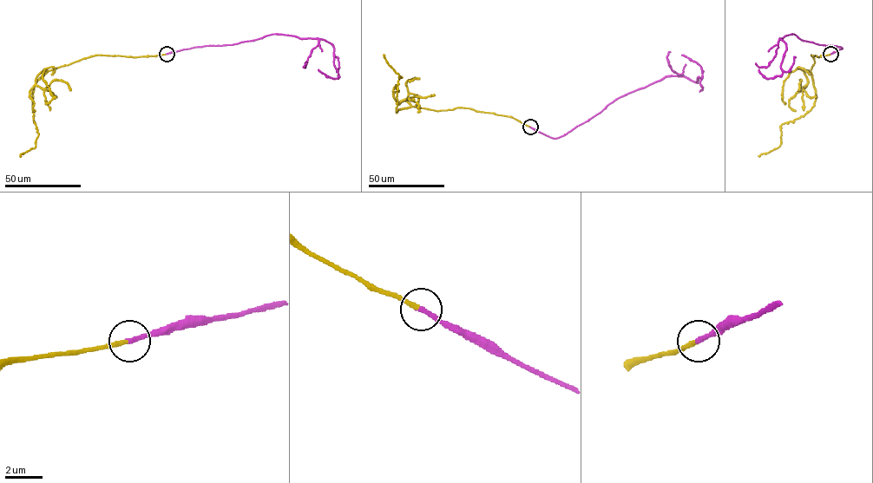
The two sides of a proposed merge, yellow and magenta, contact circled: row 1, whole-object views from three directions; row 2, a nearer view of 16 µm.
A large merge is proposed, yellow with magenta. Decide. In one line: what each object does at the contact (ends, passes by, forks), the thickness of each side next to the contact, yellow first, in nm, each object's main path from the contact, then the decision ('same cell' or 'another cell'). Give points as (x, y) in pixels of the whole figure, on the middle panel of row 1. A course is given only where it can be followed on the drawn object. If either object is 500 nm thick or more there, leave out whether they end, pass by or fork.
yellow ends | magenta ends | 240/280 nm | yellow via (530, 127), (509, 116), (467, 107), (435, 110), (410, 107), (397, 112), (397, 81), (402, 77), (383, 55) | magenta via (530, 127), (559, 138), (617, 99), (666, 76), (685, 76), (698, 82), (701, 68), (682, 55) | same cell

